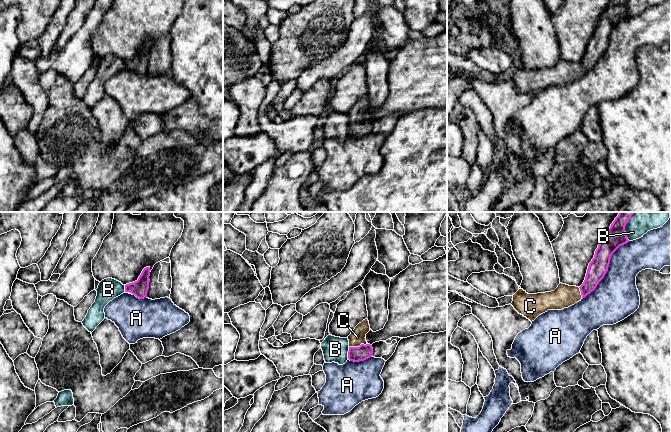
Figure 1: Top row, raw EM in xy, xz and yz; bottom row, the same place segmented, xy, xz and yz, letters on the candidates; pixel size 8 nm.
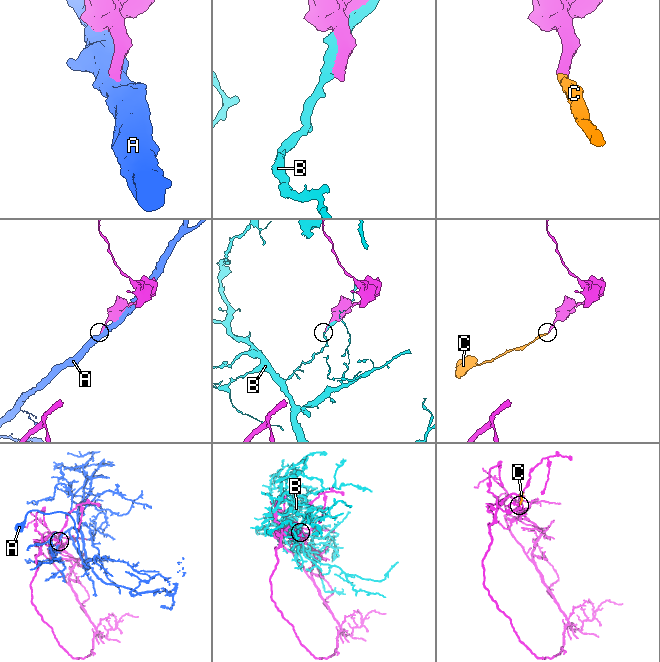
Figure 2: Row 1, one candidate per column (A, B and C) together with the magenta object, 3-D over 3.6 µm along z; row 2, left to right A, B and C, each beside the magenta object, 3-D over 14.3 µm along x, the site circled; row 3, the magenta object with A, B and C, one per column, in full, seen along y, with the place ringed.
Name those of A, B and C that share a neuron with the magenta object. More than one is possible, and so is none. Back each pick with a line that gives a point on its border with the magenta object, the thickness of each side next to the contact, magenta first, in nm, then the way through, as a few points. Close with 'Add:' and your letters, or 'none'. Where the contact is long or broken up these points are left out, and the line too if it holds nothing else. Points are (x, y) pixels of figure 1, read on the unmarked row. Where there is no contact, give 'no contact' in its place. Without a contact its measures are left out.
C: xz (359, 122) | 120/130 nm | across xz (363, 128), (359, 122), (357, 113)
Add: C

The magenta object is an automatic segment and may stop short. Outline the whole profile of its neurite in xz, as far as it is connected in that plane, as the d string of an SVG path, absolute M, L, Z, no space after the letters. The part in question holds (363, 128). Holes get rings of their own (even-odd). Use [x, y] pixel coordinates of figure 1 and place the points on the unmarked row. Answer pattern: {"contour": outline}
{"contour": "M368 95L359 99L355 105L348 112L349 127L348 135L350 137L359 138L364 137L373 130L372 121L366 117L366 110L370 107L370 101Z"}

